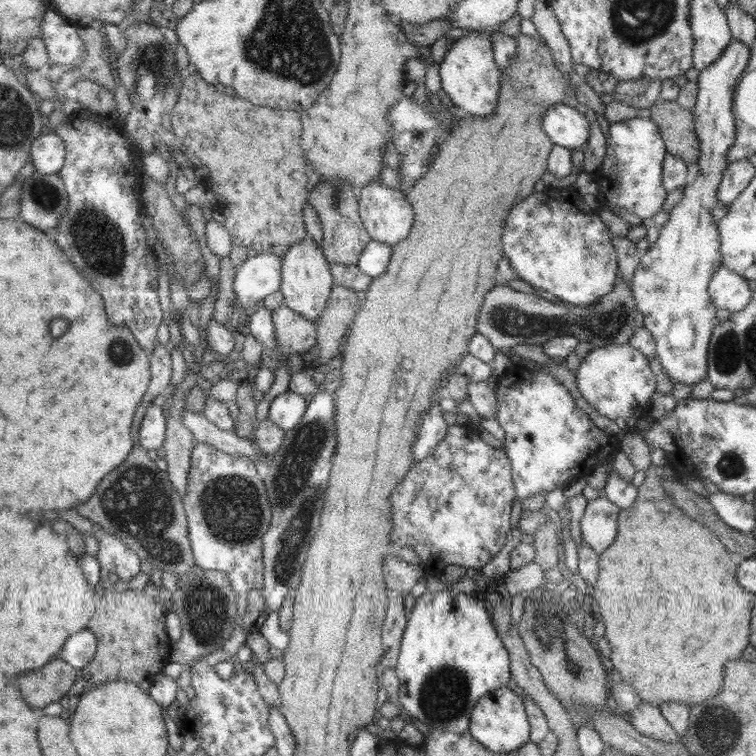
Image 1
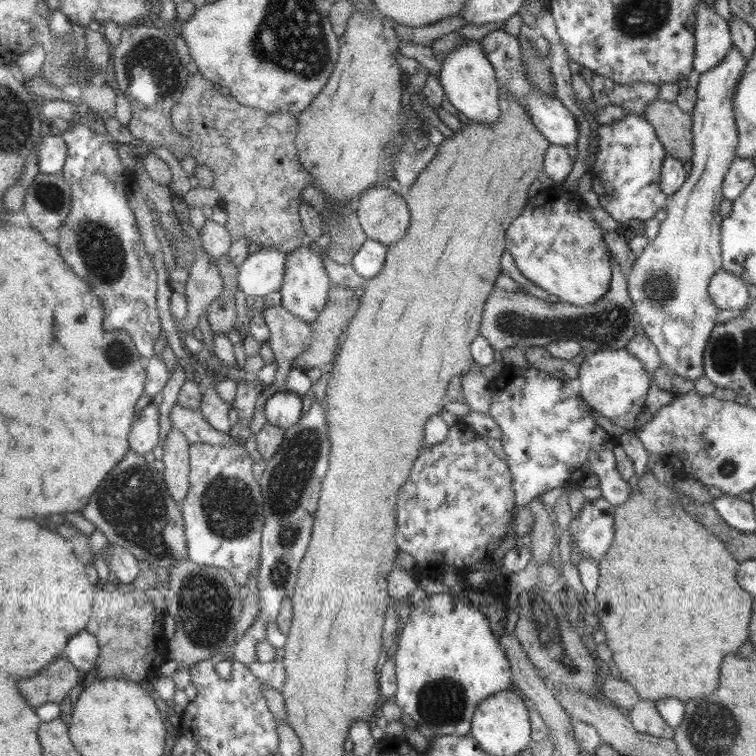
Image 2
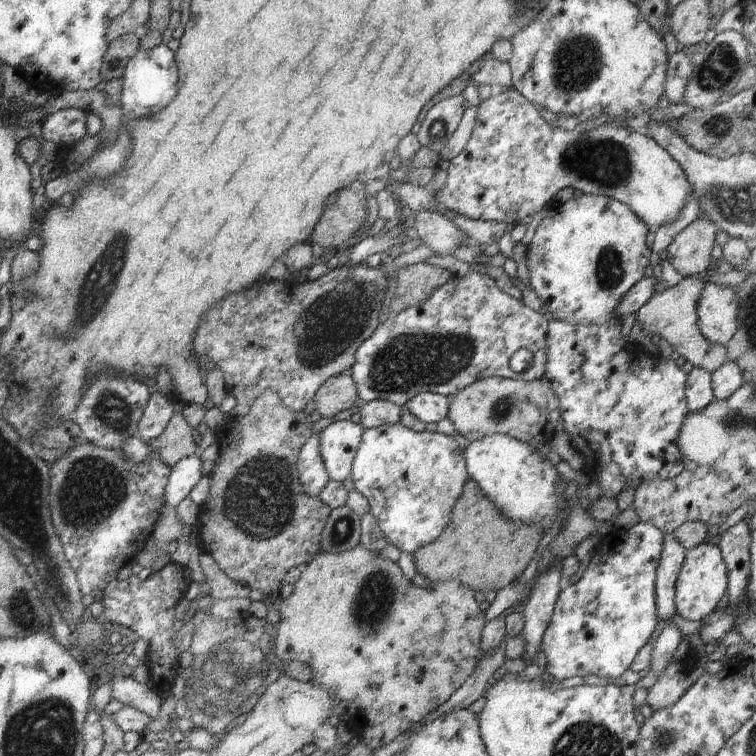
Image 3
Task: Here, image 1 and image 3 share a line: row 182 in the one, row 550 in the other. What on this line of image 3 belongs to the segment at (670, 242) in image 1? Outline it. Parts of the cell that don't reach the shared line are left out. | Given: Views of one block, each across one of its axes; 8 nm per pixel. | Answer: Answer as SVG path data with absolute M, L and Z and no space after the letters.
M702 543L685 554L675 586L675 607L686 620L703 620L726 594L727 566L717 545Z

